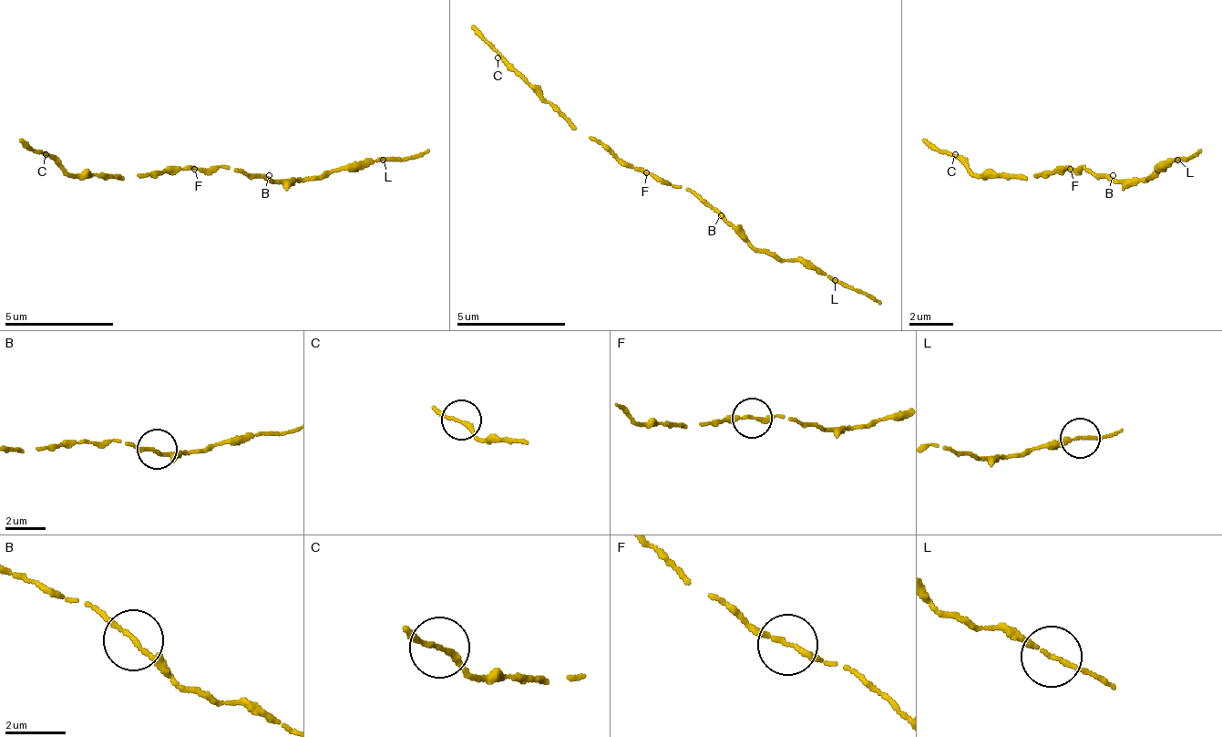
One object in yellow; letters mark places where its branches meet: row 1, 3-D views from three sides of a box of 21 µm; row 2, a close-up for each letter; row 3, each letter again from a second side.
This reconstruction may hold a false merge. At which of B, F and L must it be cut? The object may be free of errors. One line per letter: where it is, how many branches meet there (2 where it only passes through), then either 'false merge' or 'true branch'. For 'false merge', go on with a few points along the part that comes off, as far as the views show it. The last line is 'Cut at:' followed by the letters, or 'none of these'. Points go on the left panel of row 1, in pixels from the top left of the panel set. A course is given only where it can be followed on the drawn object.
B: (269, 175) | 2 | true branch
F: (194, 169) | 2 | true branch
L: (383, 160) | 2 | true branch
Cut at: none of these

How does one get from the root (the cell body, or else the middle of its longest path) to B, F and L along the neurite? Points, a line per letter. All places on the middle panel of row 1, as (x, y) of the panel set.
B: (666, 182), (699, 193), (721, 215)
F: (666, 182), (655, 182), (644, 171)
L: (666, 182), (699, 193), (754, 248), (769, 248), (780, 258), (807, 258), (835, 280)

